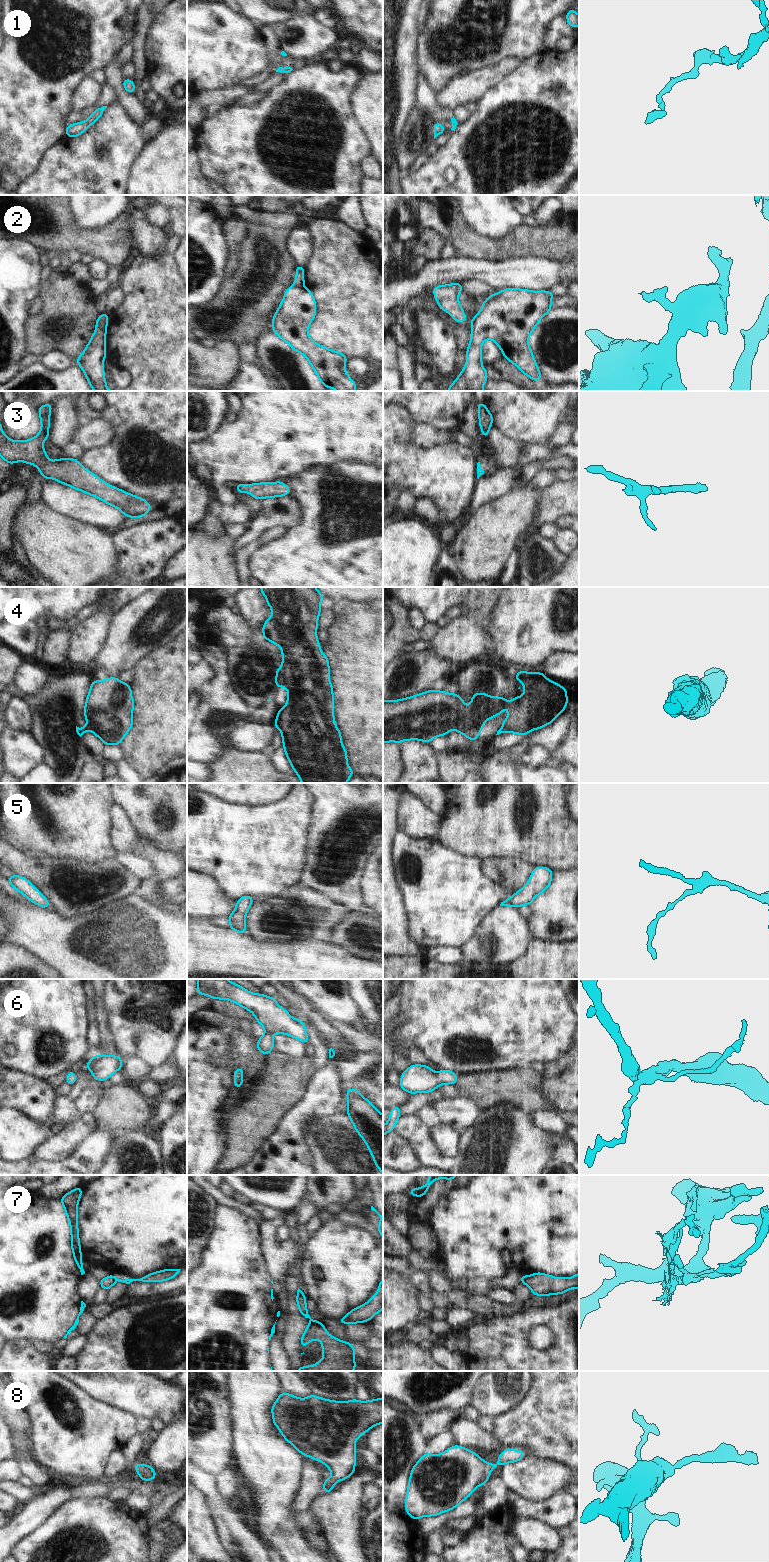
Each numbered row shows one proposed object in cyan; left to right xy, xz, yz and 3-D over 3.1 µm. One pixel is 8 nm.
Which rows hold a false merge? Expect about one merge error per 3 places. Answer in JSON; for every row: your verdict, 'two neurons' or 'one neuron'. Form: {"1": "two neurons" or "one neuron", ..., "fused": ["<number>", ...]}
{"1": "one neuron", "2": "two neurons", "3": "one neuron", "4": "one neuron", "5": "one neuron", "6": "one neuron", "7": "two neurons", "8": "one neuron", "fused": ["2", "7"]}

